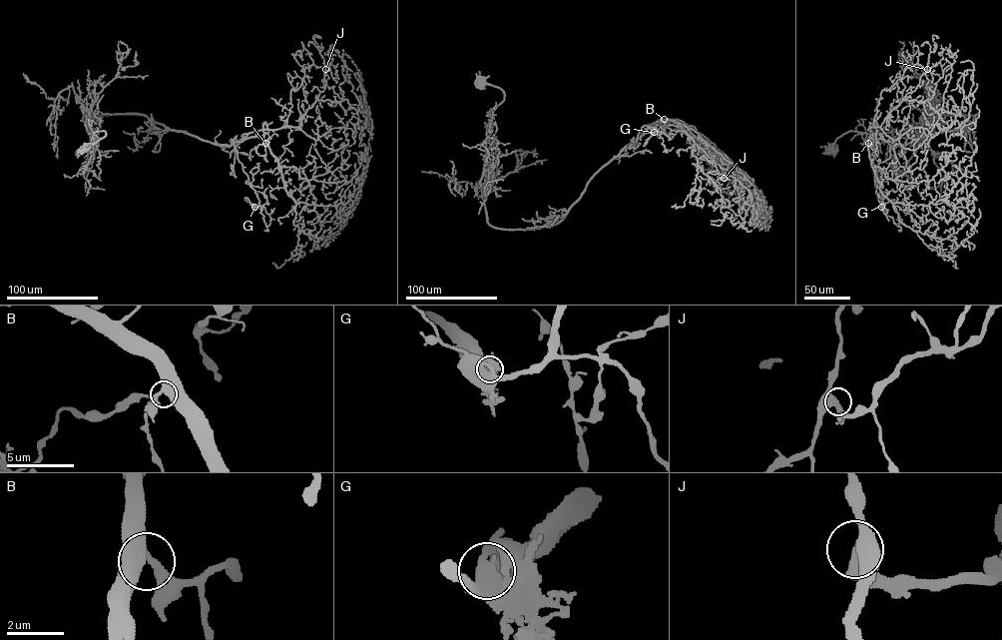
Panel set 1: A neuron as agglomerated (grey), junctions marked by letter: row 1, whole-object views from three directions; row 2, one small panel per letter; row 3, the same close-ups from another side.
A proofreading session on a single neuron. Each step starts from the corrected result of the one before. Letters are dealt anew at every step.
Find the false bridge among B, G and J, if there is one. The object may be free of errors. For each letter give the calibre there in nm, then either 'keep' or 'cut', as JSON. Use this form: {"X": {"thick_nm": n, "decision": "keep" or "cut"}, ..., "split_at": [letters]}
{"B": {"thick_nm": 440, "decision": "keep"}, "G": {"thick_nm": 420, "decision": "cut"}, "J": {"thick_nm": 420, "decision": "keep"}, "split_at": ["G"]}

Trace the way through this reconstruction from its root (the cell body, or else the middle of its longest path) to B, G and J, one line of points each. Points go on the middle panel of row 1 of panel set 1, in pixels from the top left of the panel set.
B: (480, 82), (504, 94), (487, 124), (480, 181), (487, 222), (498, 228), (557, 224), (596, 174), (664, 119)
G: (480, 82), (504, 94), (487, 124), (480, 181), (487, 222), (495, 227), (557, 224), (642, 127), (654, 132)
J: (480, 82), (504, 94), (480, 181), (495, 227), (557, 224), (660, 121), (693, 126), (724, 178)

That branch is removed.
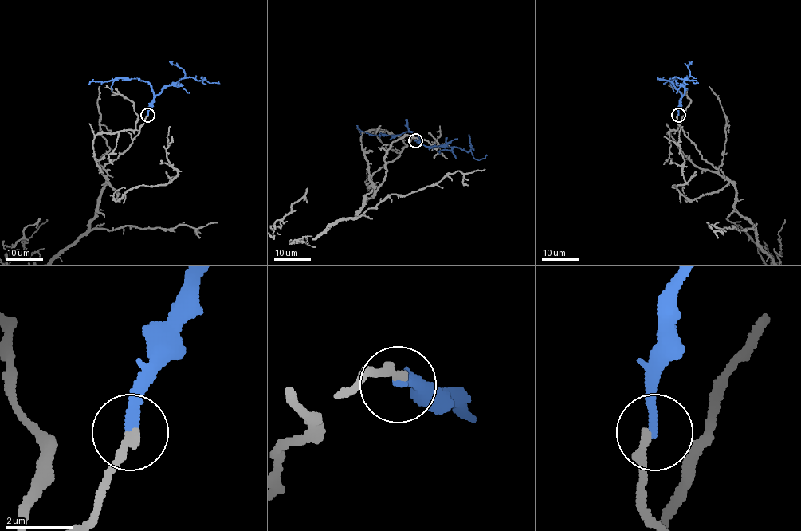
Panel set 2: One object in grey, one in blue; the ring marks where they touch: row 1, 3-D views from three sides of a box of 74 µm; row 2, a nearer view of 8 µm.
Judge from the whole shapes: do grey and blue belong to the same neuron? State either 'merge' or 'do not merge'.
do not merge

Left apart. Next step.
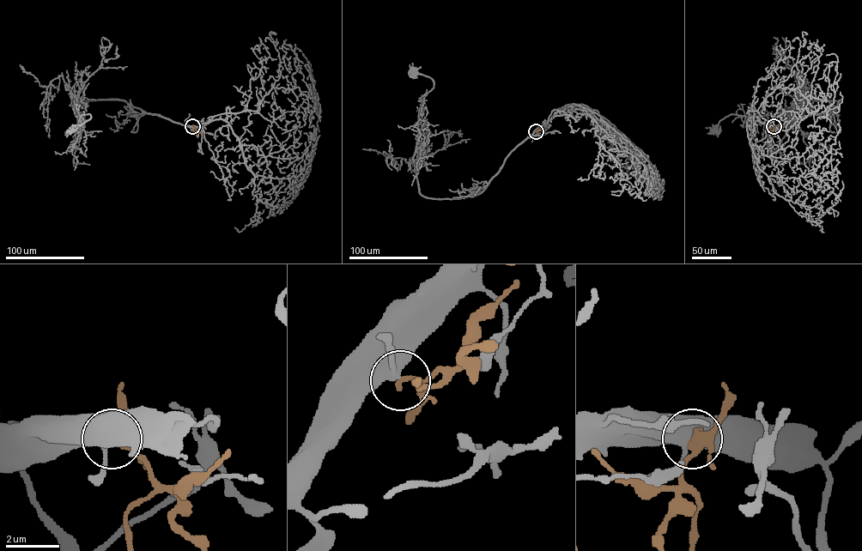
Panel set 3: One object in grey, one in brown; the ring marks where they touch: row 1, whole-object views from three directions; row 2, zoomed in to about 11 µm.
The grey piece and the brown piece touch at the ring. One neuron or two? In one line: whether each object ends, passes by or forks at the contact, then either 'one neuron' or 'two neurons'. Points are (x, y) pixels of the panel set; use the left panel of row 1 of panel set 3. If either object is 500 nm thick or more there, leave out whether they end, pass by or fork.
grey passes by; brown passes by; one neuron

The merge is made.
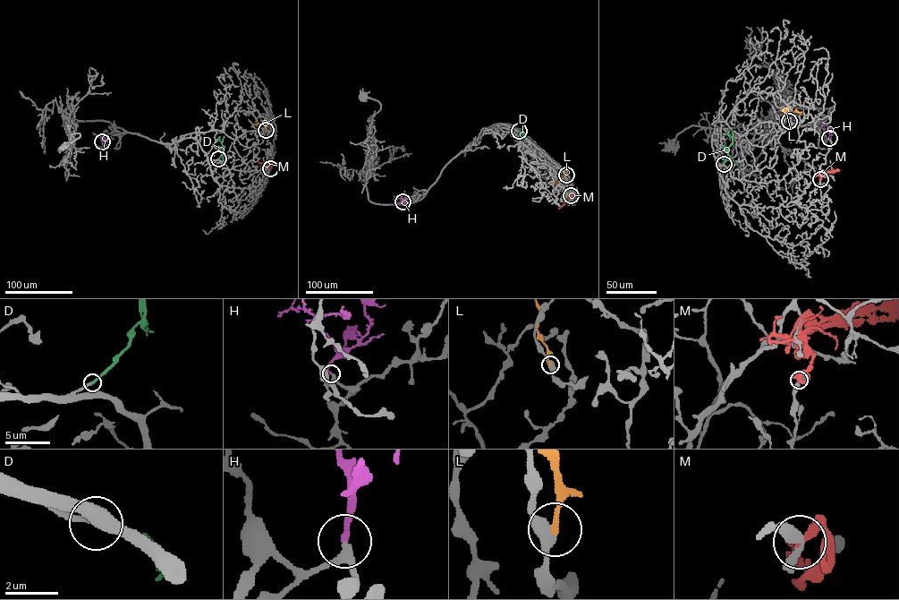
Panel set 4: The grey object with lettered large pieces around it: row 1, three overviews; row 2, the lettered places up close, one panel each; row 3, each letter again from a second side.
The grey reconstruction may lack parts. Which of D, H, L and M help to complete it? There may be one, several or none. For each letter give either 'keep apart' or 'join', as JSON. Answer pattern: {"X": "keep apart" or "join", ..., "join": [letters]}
{"D": "join", "H": "keep apart", "L": "keep apart", "M": "keep apart", "join": ["D"]}

